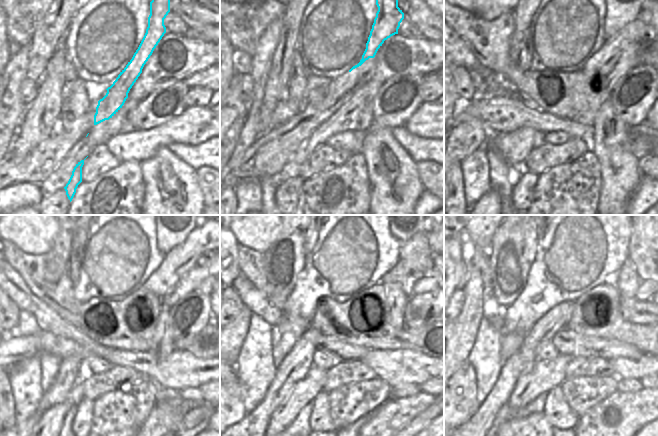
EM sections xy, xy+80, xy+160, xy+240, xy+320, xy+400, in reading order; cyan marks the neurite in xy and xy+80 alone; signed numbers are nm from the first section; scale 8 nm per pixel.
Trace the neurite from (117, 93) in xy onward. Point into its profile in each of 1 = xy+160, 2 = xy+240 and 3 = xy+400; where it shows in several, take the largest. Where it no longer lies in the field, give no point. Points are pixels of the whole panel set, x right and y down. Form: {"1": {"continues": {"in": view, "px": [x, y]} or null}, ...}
{"1": {"continues": {"in": "xy+160", "px": [620, 11]}}, "2": {"continues": {"in": "xy+240", "px": [169, 235]}}, "3": {"continues": null}}

